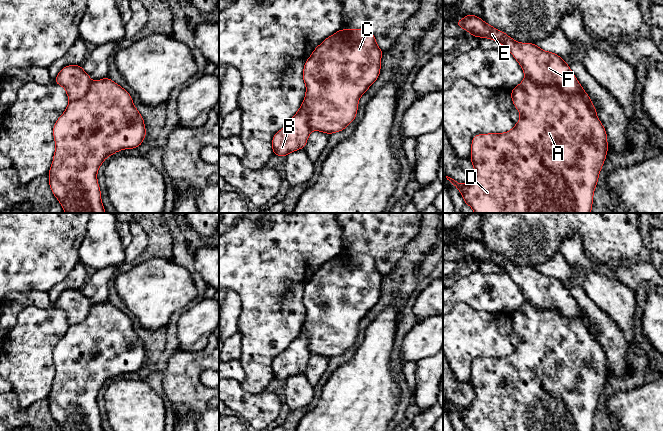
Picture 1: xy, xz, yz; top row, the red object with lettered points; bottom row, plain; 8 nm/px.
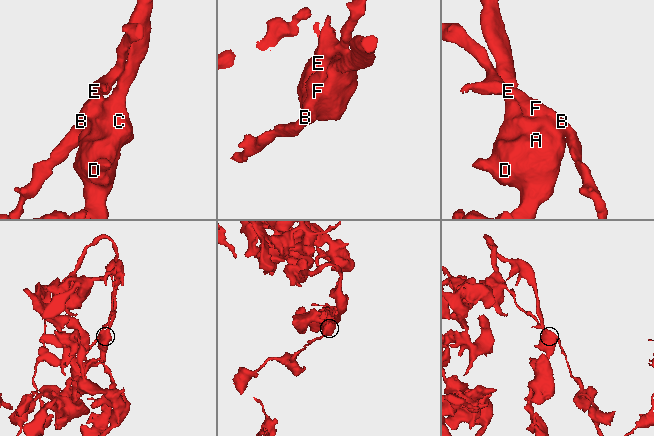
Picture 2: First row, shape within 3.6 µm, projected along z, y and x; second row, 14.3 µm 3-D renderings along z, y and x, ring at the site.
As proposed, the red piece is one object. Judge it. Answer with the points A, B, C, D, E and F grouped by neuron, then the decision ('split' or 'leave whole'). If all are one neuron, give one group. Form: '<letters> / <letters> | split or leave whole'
A C D / B E F | split

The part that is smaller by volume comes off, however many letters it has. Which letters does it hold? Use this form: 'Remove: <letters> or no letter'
Remove: B, E, F

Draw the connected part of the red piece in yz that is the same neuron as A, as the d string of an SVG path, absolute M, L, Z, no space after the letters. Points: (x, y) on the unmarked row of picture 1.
M525 300L523 305L511 315L512 327L520 336L520 343L516 349L505 357L477 358L471 367L470 384L475 393L475 399L470 407L462 408L446 400L462 418L465 428L470 431L592 431L595 411L599 397L608 376L607 356L603 348L593 337L580 318L566 318L558 310L540 310Z

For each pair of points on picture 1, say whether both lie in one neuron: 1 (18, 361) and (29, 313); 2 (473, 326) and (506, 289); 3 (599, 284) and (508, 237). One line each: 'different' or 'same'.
1: same
2: different
3: different

